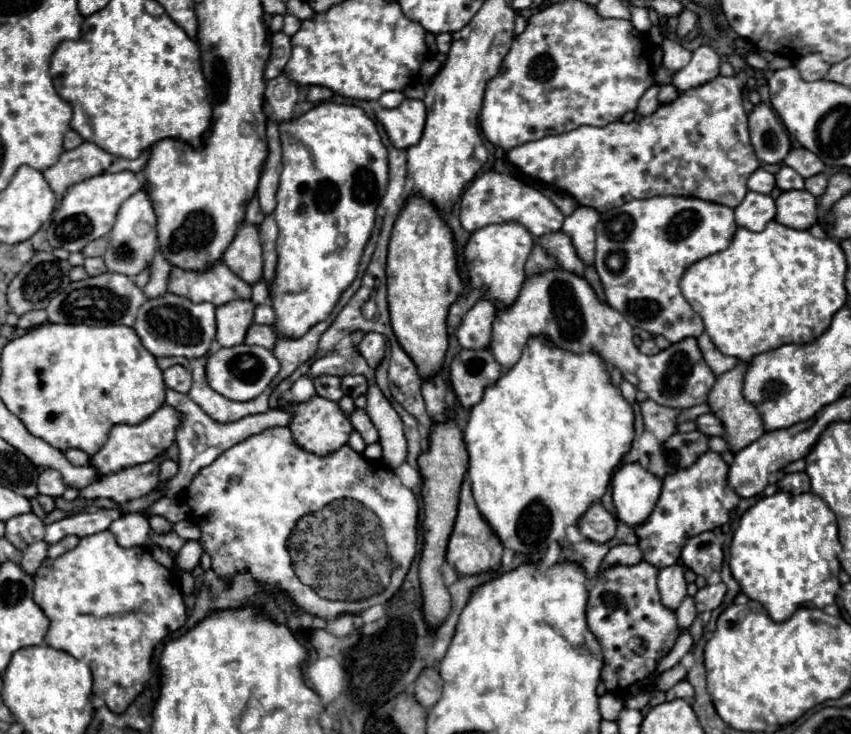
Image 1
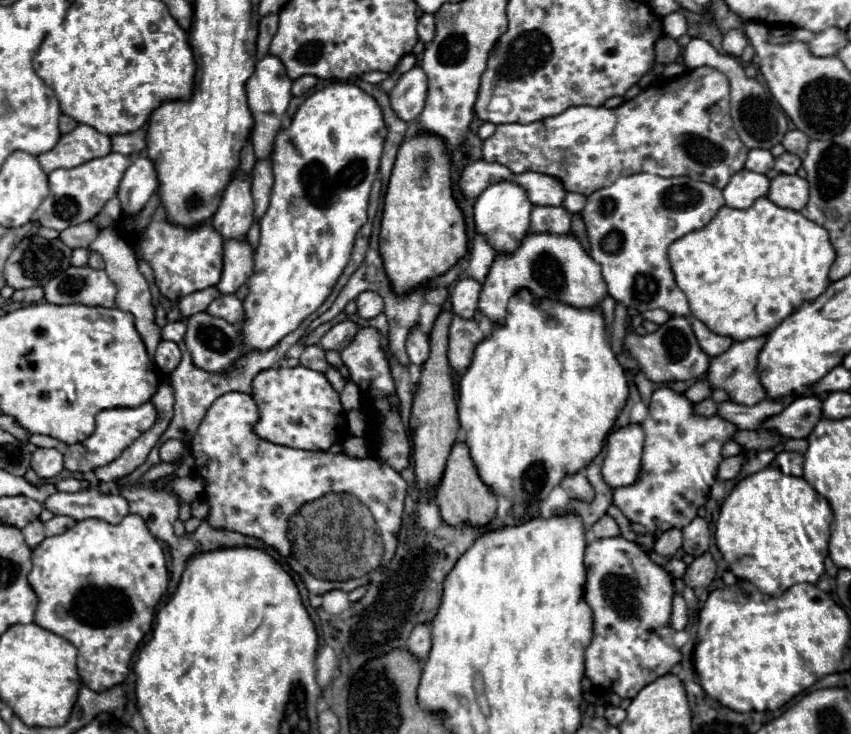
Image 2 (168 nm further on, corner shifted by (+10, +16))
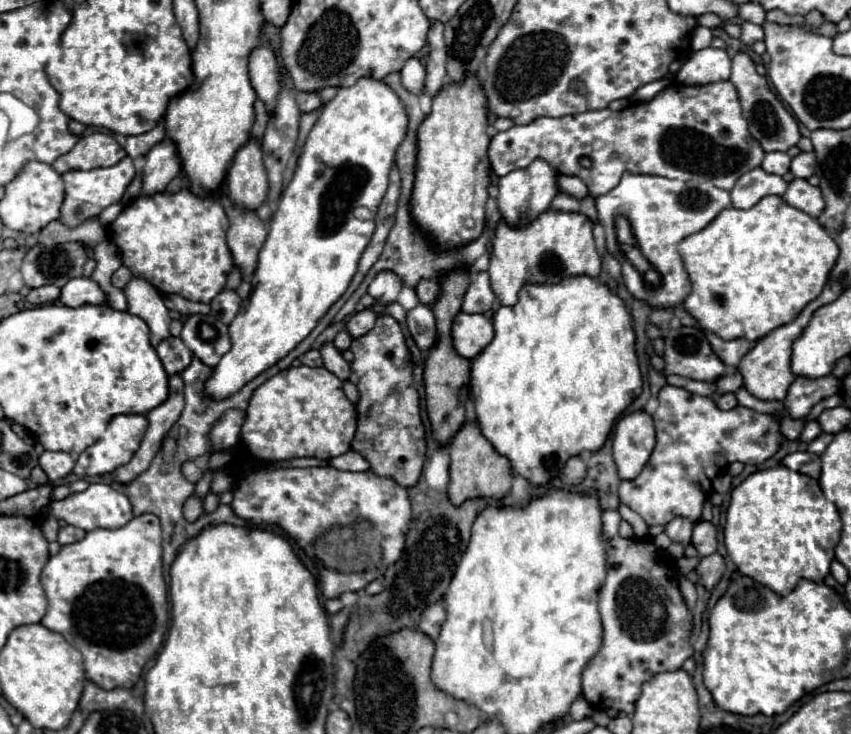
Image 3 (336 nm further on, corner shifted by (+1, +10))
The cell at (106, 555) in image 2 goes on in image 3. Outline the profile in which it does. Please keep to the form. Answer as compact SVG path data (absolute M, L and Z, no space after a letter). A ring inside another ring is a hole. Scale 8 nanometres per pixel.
M154 514L132 518L126 526L116 530L96 528L86 532L82 542L62 546L58 554L46 562L40 582L48 598L48 612L42 624L62 634L84 656L86 678L104 690L116 686L130 688L144 664L156 654L168 626L168 588L162 570L162 530Z

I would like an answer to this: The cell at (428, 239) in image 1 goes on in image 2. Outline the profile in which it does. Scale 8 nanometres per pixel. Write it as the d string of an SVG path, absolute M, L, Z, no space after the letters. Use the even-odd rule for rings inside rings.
M417 132L405 138L385 194L381 256L397 294L405 294L447 272L467 252L467 224L451 184L451 150L441 136Z

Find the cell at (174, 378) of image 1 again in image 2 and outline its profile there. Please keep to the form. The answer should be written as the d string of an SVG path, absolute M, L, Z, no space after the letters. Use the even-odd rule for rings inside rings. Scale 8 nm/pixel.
M161 340L157 350L155 350L155 364L159 368L161 374L169 376L177 364L181 362L181 350L175 342L167 342L167 340Z

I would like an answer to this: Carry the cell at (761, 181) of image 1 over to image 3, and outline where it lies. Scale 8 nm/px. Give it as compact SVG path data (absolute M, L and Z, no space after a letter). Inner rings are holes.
M770 152L764 156L762 170L766 170L768 174L784 176L790 170L790 156L786 152Z

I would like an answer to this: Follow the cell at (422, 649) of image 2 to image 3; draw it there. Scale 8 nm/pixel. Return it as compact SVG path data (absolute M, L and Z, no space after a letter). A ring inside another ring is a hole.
M442 602L432 604L432 606L428 606L428 608L422 612L422 620L420 620L418 630L424 632L428 638L436 640L438 634L440 634L440 628L442 628L442 622L444 622L444 620L446 620L444 604L442 604Z

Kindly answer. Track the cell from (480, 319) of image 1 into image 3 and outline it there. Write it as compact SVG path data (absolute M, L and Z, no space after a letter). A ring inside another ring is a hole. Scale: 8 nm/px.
M478 272L472 276L472 282L468 286L468 292L462 302L462 312L464 314L484 314L492 310L496 304L496 296L490 288L490 280L486 272Z

